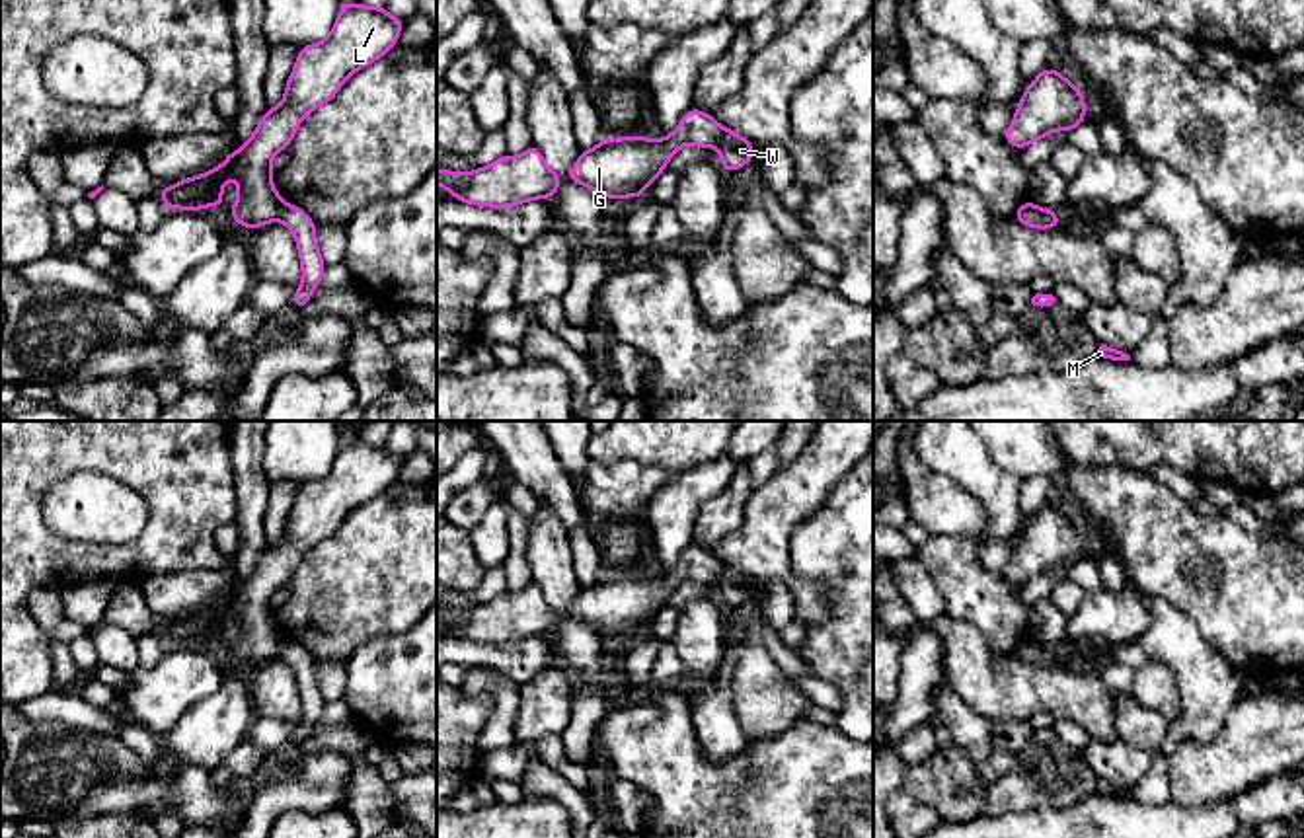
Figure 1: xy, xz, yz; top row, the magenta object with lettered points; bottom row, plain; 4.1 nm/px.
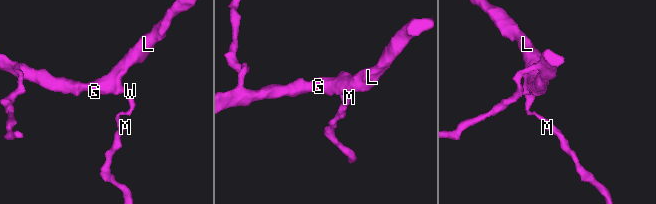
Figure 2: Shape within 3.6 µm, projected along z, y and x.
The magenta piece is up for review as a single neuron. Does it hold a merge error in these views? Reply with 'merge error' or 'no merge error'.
merge error

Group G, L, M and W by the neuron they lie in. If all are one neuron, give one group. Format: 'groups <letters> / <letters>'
groups G L / M W

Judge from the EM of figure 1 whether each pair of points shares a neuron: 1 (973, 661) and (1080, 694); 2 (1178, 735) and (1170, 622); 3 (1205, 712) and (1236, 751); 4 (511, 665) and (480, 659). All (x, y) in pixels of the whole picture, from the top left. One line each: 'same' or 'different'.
1: same
2: same
3: different
4: same

